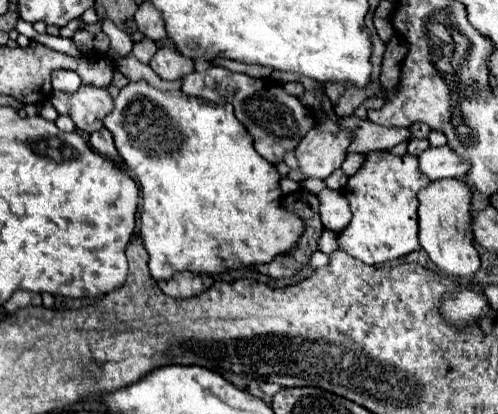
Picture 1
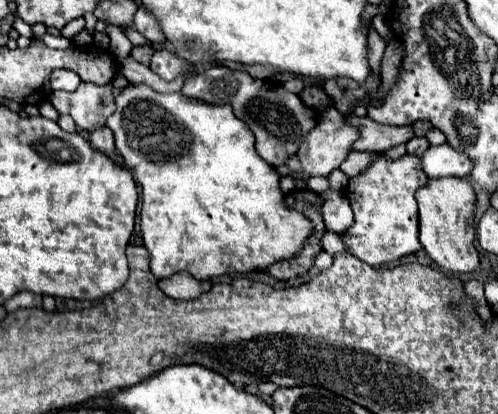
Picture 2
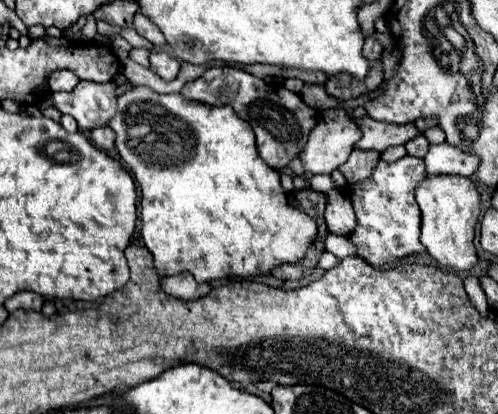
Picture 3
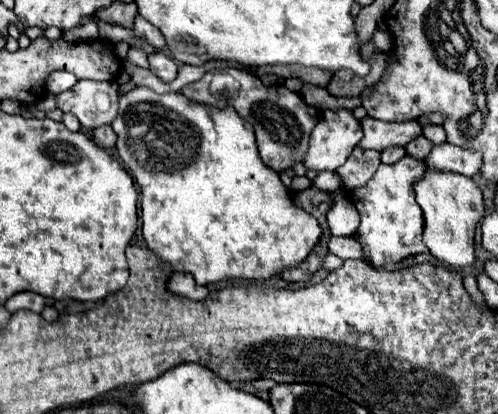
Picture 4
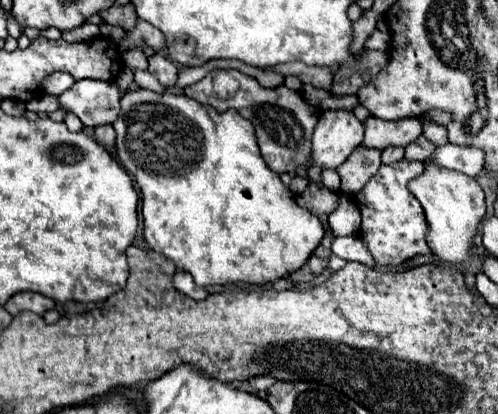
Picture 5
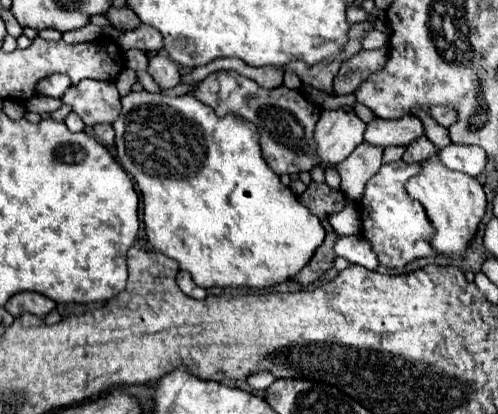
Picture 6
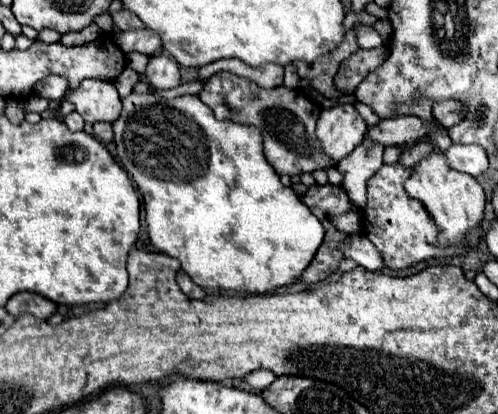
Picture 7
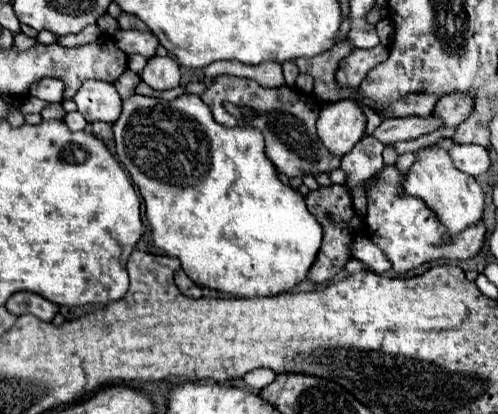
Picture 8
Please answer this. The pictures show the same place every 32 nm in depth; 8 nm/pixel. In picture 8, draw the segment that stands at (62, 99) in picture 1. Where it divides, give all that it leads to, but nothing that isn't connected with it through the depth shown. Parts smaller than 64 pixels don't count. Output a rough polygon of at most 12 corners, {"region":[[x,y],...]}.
{"region":[[84,80],[72,98],[88,124],[114,122],[122,100],[114,84]]}

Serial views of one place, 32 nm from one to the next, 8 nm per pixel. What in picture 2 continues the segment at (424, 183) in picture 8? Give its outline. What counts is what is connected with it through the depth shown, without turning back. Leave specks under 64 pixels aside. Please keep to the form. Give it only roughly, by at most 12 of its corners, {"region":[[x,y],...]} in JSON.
{"region":[[466,178],[416,192],[419,240],[446,272],[478,266]]}

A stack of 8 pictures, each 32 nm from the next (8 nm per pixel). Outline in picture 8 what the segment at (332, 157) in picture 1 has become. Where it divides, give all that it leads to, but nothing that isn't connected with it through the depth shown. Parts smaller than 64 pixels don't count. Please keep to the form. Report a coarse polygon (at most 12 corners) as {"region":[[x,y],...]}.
{"region":[[358,102],[321,109],[316,131],[342,158],[362,140],[366,118]]}

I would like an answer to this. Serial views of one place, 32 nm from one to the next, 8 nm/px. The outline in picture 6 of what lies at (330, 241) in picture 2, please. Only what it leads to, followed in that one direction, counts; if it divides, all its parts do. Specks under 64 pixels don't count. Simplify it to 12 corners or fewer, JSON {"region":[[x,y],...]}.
{"region":[[354,234],[342,236],[334,252],[348,262],[374,270],[378,260],[370,244]]}

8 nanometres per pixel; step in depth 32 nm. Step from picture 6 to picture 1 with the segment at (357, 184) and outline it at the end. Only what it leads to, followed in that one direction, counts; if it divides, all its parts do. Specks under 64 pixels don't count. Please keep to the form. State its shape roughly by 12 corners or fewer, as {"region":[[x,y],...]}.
{"region":[[348,154],[342,172],[354,176],[358,172],[364,154]]}

